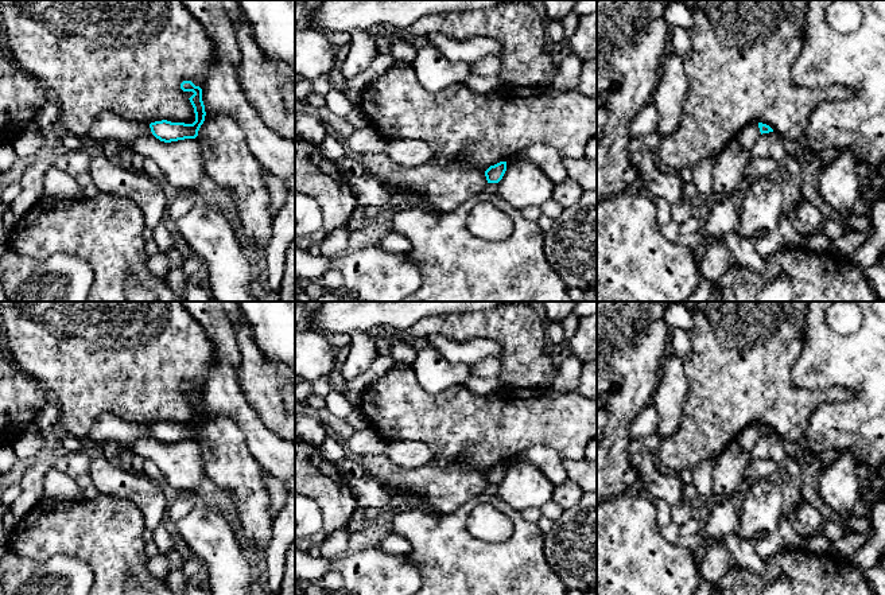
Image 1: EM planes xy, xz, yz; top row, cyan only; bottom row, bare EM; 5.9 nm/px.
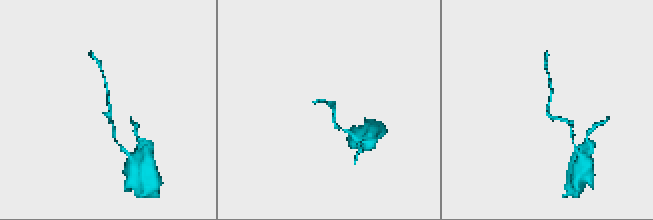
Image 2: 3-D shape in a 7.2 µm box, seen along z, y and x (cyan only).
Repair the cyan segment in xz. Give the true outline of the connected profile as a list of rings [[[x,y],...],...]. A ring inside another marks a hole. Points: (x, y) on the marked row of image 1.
[[[500,162],[494,166],[490,166],[485,171],[488,183],[498,183],[502,179],[505,171],[506,171],[506,162]]]

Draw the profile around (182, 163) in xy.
[[[141,133],[131,148],[154,159],[164,174],[166,184],[179,194],[195,195],[198,183],[206,175],[197,137],[164,143],[155,136]]]

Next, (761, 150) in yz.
[[[775,131],[769,133],[762,133],[750,149],[752,155],[758,159],[771,158],[771,144],[776,136],[777,133]]]

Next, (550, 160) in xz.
[[[532,144],[520,151],[516,158],[531,160],[548,176],[554,184],[558,184],[568,178],[563,166],[564,156],[551,145]]]

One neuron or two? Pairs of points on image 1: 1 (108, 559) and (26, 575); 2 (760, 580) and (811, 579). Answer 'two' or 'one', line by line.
1: two
2: one

